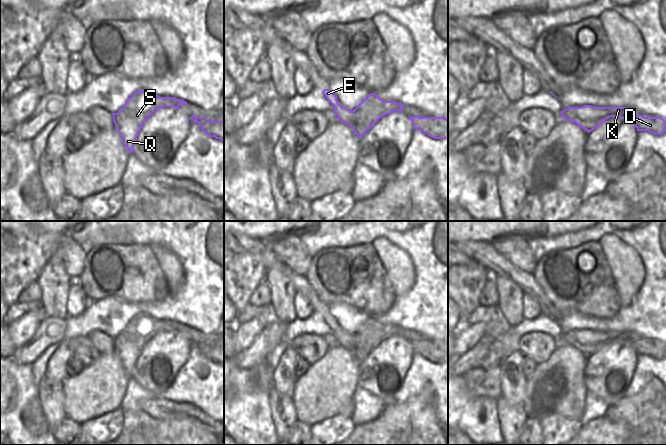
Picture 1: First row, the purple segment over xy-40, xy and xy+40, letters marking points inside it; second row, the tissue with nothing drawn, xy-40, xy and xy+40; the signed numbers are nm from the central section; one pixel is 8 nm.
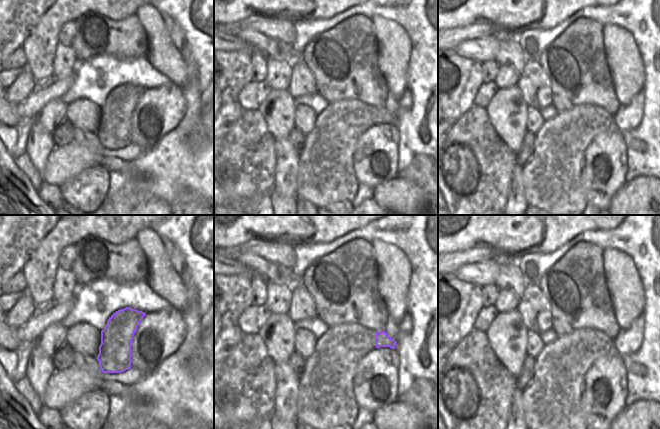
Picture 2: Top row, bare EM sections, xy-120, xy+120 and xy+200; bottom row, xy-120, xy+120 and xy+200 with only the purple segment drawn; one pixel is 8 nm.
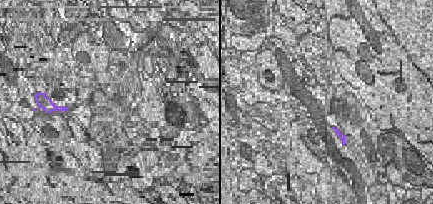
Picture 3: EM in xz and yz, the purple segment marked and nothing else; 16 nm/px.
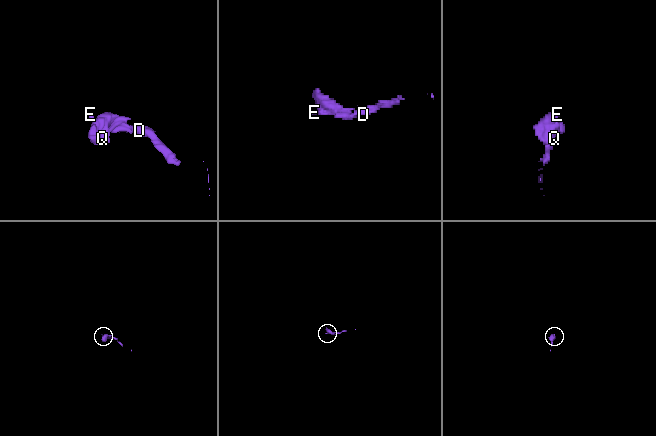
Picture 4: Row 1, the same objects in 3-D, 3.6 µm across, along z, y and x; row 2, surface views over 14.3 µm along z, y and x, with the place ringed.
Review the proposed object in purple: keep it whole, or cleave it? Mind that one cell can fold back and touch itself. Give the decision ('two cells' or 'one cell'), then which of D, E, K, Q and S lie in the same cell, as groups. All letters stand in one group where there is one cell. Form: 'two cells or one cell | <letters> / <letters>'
two cells | D E K / Q S

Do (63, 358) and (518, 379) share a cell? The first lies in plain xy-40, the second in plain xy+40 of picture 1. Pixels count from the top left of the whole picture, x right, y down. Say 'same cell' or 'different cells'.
same cell

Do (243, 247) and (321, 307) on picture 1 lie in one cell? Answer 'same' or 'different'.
same

